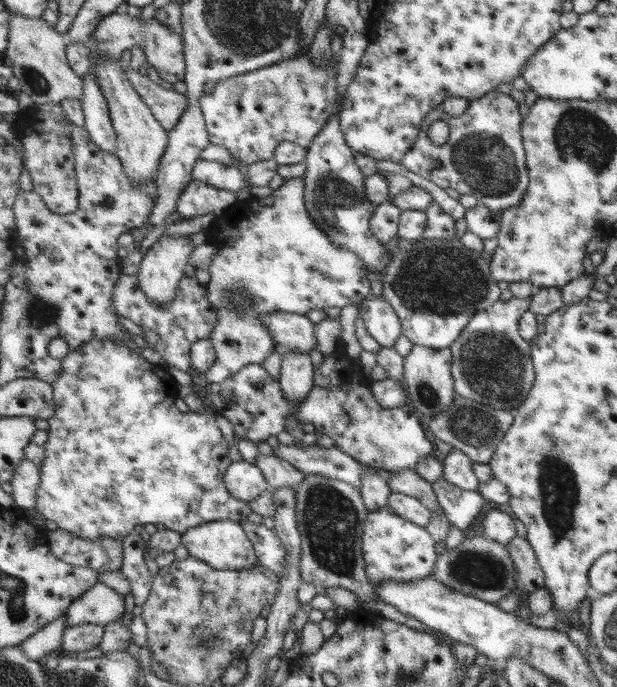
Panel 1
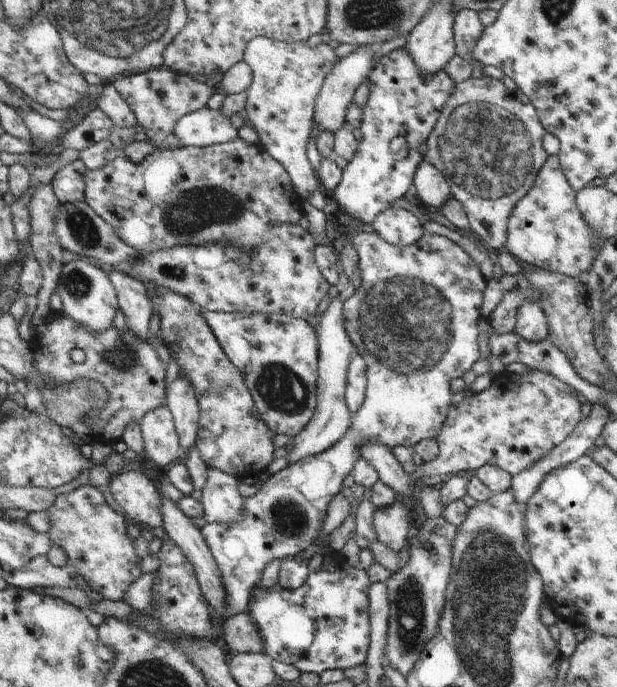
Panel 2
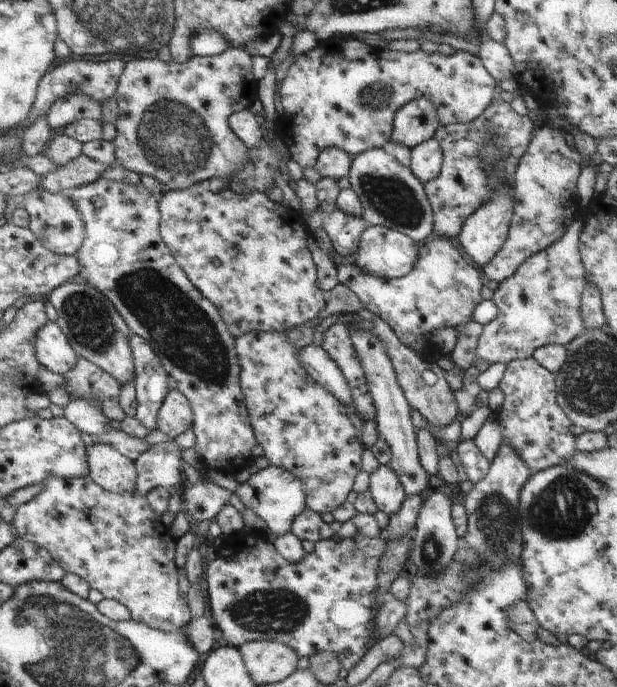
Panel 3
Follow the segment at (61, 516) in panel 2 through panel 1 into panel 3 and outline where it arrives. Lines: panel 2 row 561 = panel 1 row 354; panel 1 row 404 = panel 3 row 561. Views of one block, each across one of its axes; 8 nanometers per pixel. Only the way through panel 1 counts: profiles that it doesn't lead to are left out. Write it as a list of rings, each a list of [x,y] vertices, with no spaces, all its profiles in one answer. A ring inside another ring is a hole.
[[[49,476],[45,482],[45,490],[29,504],[17,508],[15,528],[17,536],[37,546],[45,548],[51,558],[67,572],[83,578],[93,590],[105,596],[105,600],[117,600],[129,608],[135,622],[141,622],[153,630],[175,632],[183,630],[193,622],[191,608],[187,598],[179,592],[179,574],[177,574],[177,540],[169,526],[163,524],[161,514],[157,514],[147,496],[137,494],[137,490],[129,494],[111,494],[93,482],[93,476],[69,478],[63,480],[59,476]]]

